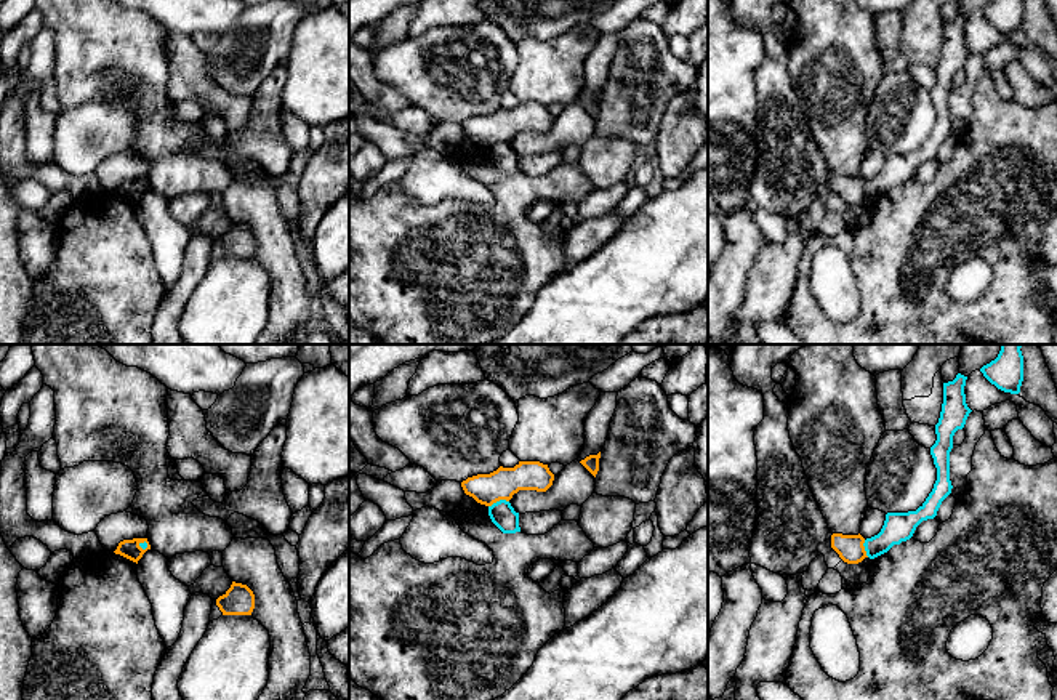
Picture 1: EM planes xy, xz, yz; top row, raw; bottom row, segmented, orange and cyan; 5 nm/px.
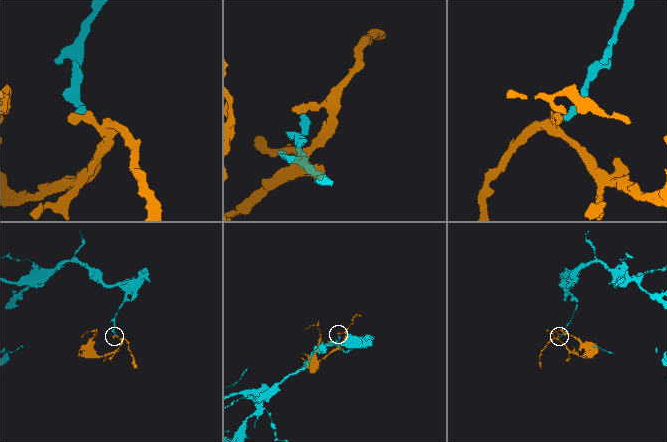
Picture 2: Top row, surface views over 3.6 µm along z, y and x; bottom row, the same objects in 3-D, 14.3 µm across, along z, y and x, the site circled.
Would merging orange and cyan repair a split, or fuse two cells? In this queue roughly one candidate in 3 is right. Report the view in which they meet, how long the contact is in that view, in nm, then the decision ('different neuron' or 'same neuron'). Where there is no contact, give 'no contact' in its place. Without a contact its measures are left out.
contact in xz; length 110 nm; different neuron

